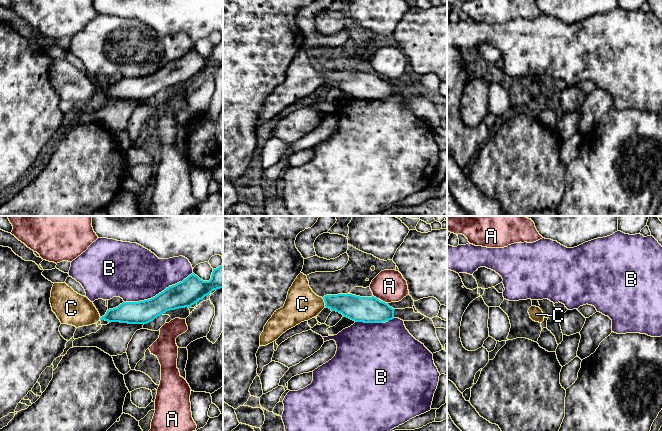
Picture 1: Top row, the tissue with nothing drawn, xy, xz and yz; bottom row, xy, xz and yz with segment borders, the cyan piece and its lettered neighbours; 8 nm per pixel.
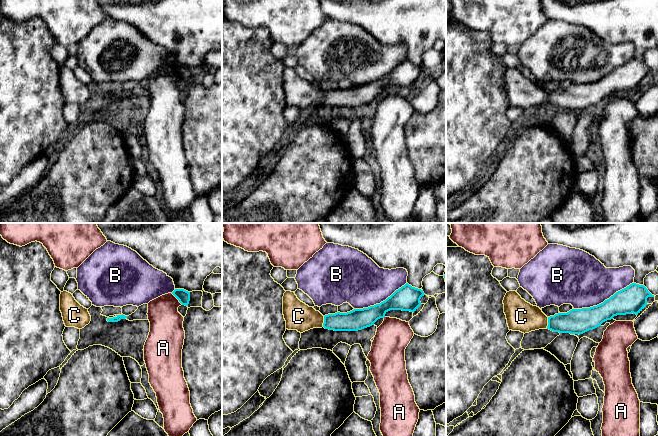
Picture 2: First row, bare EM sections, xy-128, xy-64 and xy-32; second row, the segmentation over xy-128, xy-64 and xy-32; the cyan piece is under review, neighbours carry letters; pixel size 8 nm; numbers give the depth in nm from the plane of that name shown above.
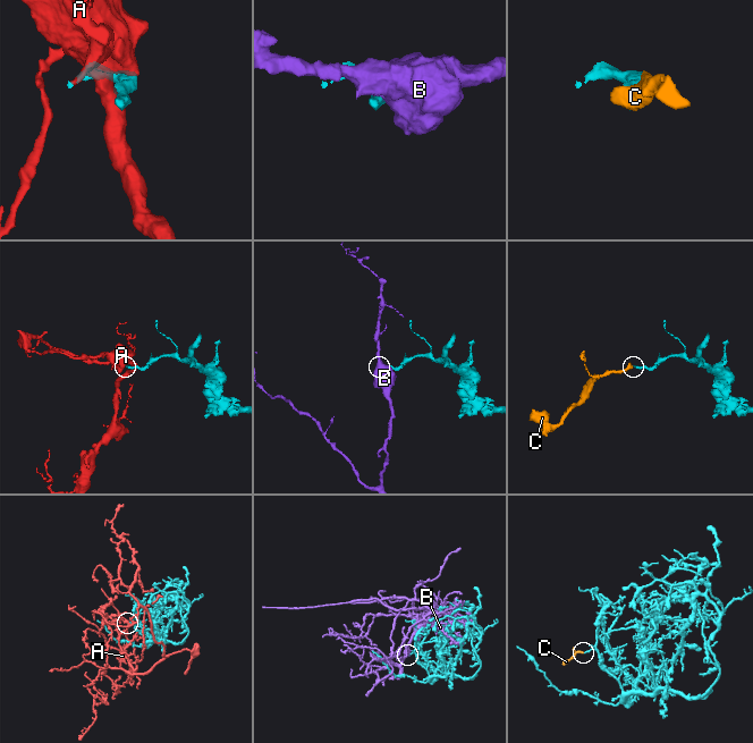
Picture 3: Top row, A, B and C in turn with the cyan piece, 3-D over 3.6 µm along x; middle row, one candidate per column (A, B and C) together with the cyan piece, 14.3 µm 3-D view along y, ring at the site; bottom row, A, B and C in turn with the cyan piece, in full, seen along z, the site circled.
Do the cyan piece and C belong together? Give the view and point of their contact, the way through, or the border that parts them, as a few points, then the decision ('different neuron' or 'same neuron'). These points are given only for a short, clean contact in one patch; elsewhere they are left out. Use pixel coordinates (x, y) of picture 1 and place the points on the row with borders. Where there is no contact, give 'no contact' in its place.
meets cyan in xz at (324, 301); runs through xz (354, 307), (343, 303), (324, 301), (317, 304), (302, 304); same neuron

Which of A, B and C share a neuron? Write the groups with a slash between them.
A / B / C

